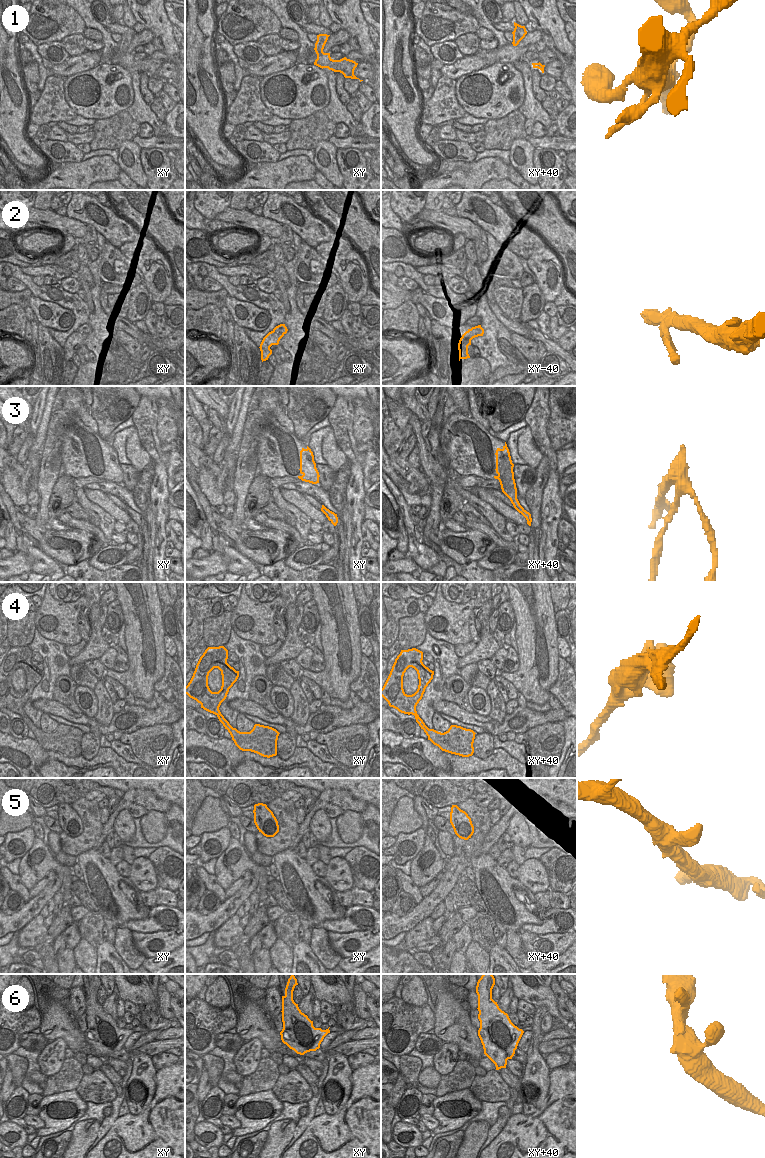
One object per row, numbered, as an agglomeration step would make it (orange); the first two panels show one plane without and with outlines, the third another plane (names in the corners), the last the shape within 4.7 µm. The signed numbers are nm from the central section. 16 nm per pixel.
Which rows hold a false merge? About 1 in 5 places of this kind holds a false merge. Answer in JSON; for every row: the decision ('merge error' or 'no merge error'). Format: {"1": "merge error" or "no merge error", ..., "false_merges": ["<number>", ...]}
{"1": "no merge error", "2": "no merge error", "3": "merge error", "4": "no merge error", "5": "no merge error", "6": "no merge error", "false_merges": ["3"]}

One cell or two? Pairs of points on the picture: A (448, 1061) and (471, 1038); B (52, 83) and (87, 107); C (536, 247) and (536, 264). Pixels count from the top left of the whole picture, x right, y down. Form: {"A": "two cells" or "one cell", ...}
{"A": "two cells", "B": "two cells", "C": "two cells"}

